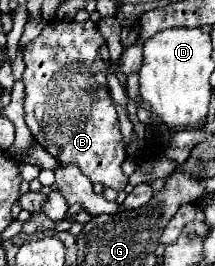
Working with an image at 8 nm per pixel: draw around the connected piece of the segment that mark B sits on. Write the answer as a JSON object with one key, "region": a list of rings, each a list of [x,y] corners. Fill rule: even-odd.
{"region":[[[62,22],[58,26],[46,26],[40,36],[26,44],[24,50],[24,86],[26,86],[26,98],[24,98],[24,114],[26,124],[30,132],[34,134],[36,142],[50,152],[60,164],[78,166],[92,182],[102,182],[104,186],[110,186],[114,190],[124,190],[128,184],[128,178],[122,174],[122,162],[126,160],[126,150],[120,134],[120,122],[118,112],[112,102],[110,90],[108,90],[108,66],[112,66],[112,60],[104,60],[100,50],[106,46],[104,36],[100,34],[98,26],[94,22]]]}

